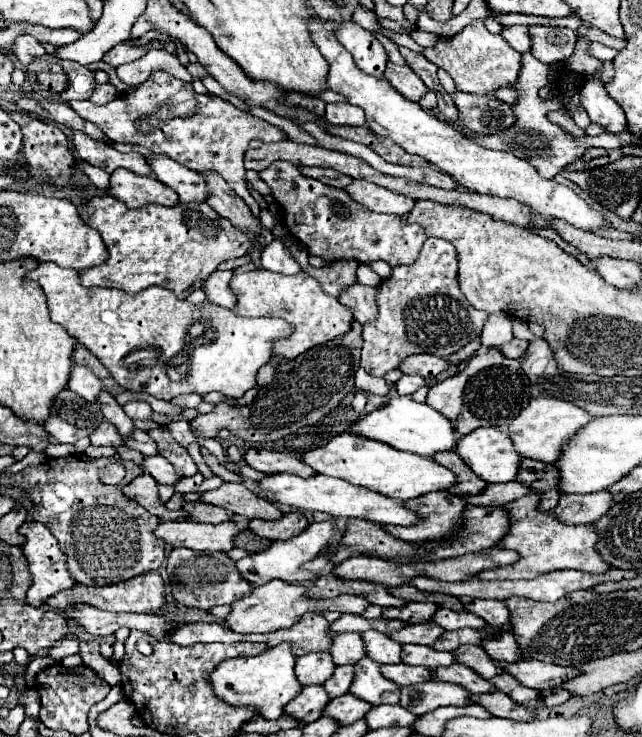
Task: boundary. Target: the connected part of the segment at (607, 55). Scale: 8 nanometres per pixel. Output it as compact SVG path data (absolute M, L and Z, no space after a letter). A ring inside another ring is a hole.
M594 42L594 44L592 44L592 54L594 54L596 58L604 60L604 62L610 62L610 60L614 60L614 56L618 54L618 50L614 50L614 48L608 48L608 46L602 46L602 44Z

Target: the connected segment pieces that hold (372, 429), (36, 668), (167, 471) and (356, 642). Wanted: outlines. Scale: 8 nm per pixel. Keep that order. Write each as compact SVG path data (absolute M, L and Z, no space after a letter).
M412 396L390 398L386 406L380 406L372 414L352 422L352 434L364 434L368 438L386 442L392 448L414 452L420 456L434 456L436 452L454 450L458 440L462 438L446 416L440 416L440 412L428 406L426 402L416 402Z
M47 656L34 657L28 665L27 672L24 676L24 682L26 682L26 685L28 685L28 687L32 687L32 685L34 685L34 682L31 682L31 680L34 680L38 672L57 663L60 662L55 661Z
M164 456L144 458L142 470L148 472L158 484L176 484L182 480L182 476L176 474L176 468Z
M346 632L346 634L336 634L336 640L332 640L330 648L336 666L340 664L356 664L360 658L366 656L366 644L360 634L356 632Z

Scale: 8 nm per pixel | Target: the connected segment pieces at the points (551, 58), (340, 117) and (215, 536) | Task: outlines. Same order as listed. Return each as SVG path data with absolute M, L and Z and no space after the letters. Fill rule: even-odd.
M530 26L532 54L544 64L558 64L570 60L574 54L576 32L556 26Z
M348 102L326 104L324 118L332 126L368 126L364 110L360 106L348 104Z
M176 520L160 522L156 536L172 546L186 546L190 550L232 550L234 536L238 534L238 524L228 520L222 524L208 524L196 520Z

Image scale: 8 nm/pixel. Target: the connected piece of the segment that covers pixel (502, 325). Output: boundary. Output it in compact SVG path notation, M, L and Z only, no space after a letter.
M492 314L480 334L482 346L504 346L508 344L512 336L512 322L508 314Z

